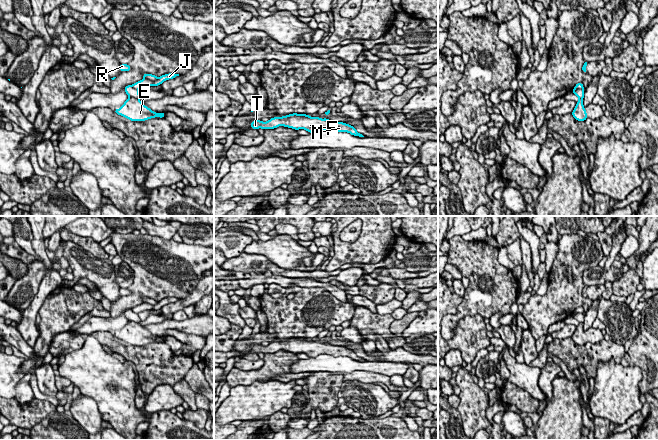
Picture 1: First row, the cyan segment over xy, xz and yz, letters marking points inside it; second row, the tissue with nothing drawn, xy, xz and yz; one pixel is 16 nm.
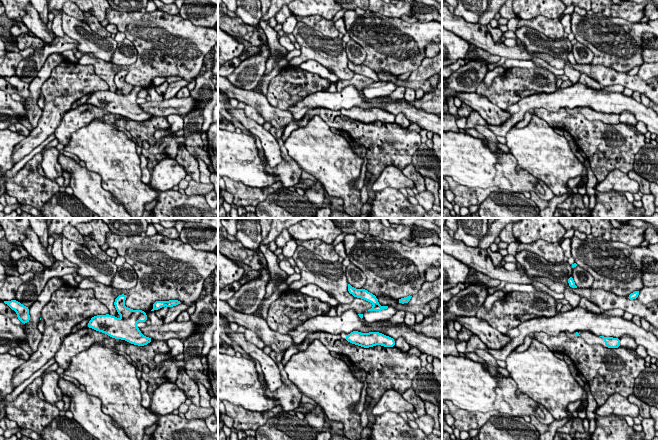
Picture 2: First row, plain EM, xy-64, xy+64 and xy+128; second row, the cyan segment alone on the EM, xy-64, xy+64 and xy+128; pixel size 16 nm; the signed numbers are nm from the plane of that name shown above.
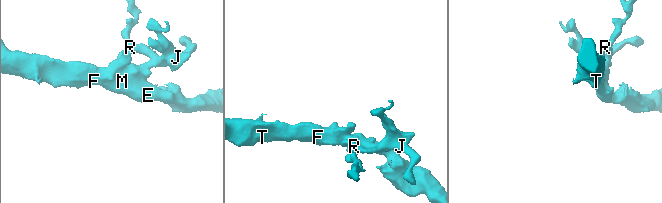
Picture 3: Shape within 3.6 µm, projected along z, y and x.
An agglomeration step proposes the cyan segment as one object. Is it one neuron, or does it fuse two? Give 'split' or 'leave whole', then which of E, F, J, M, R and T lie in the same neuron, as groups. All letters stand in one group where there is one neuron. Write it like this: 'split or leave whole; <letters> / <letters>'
split; E F J M T / R

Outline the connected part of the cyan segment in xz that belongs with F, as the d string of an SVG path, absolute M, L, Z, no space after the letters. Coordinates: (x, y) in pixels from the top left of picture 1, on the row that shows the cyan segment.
M293 113L282 117L271 118L267 122L262 122L261 120L251 122L252 129L275 129L279 126L292 128L294 130L304 129L309 133L326 130L329 132L347 132L359 137L363 136L361 133L358 133L352 125L344 122L335 122L327 118L311 117L306 114Z

